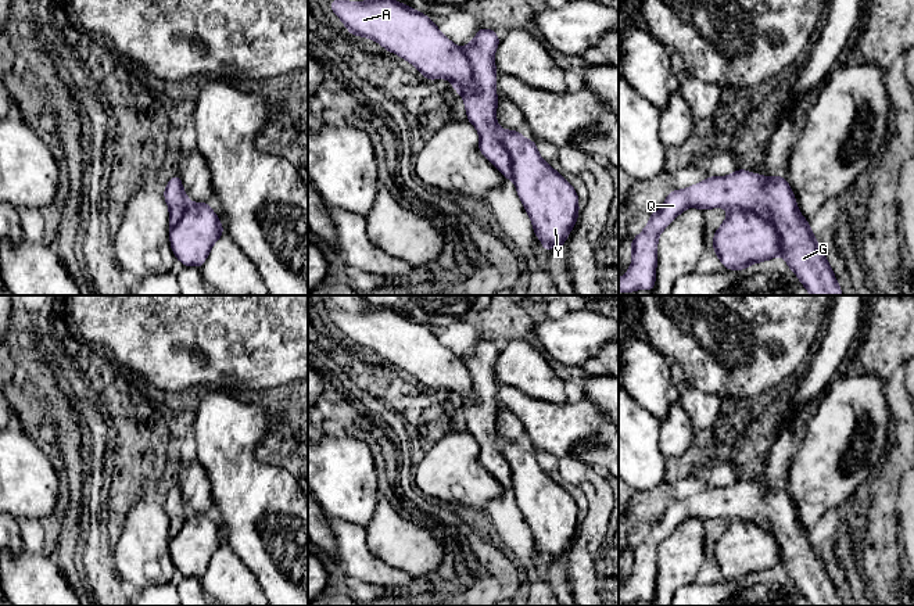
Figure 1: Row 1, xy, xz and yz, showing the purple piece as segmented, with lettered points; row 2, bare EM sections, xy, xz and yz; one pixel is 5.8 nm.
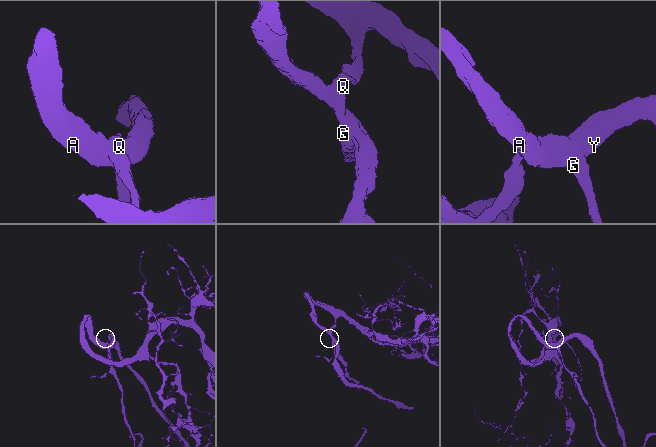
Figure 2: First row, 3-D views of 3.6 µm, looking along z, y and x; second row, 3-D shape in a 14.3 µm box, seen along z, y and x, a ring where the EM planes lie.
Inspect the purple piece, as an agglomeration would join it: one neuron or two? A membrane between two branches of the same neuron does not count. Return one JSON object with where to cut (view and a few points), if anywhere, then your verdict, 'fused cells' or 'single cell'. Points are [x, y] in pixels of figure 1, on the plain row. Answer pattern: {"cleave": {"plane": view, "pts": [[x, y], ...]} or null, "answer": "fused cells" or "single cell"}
{"cleave": null, "answer": "single cell"}

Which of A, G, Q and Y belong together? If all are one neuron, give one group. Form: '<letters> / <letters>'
A G Q Y

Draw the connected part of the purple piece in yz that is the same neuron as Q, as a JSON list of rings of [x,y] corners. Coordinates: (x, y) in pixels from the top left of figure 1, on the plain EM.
[[[736,480],[728,487],[710,487],[691,498],[670,502],[663,517],[650,524],[646,538],[632,549],[632,573],[627,584],[619,589],[619,602],[627,605],[635,600],[653,603],[657,575],[657,551],[660,544],[687,519],[700,521],[709,519],[728,519],[723,535],[714,542],[713,560],[724,578],[743,581],[749,575],[770,571],[782,566],[789,580],[810,606],[843,606],[838,591],[817,553],[817,548],[799,523],[796,509],[784,487],[756,485]]]

